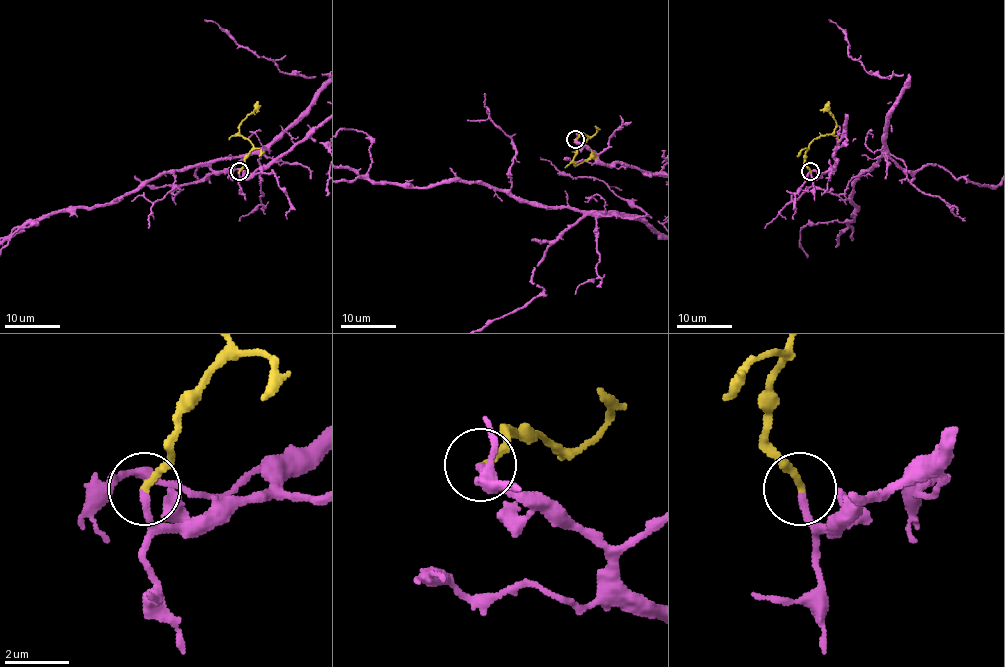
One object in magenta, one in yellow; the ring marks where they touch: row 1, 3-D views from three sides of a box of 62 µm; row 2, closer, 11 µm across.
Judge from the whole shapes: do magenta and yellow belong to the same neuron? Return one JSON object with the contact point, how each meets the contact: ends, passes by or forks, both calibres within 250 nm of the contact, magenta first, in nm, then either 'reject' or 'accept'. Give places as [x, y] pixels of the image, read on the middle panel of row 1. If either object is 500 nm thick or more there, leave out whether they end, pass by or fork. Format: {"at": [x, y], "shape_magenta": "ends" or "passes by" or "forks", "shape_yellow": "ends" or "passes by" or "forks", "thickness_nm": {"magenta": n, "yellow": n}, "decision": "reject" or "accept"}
{"at": [575, 139], "shape_magenta": "ends", "shape_yellow": "ends", "thickness_nm": {"magenta": 240, "yellow": 200}, "decision": "accept"}

